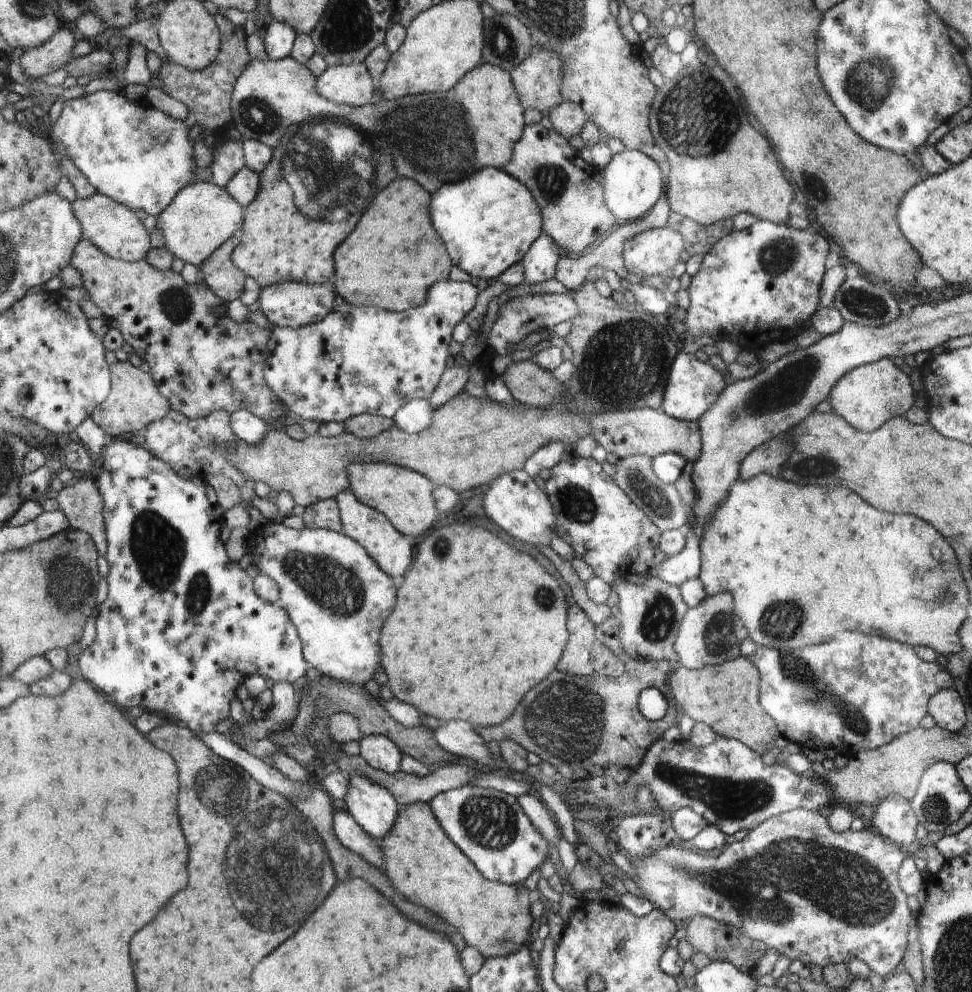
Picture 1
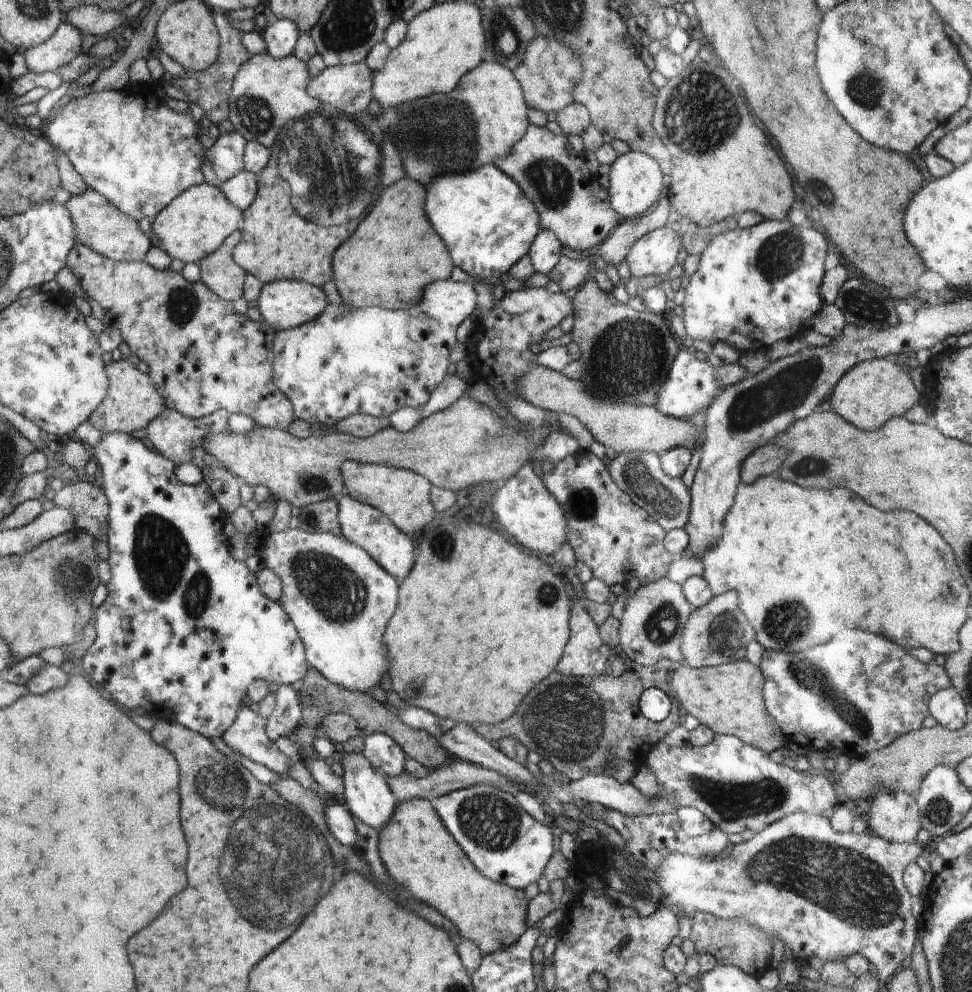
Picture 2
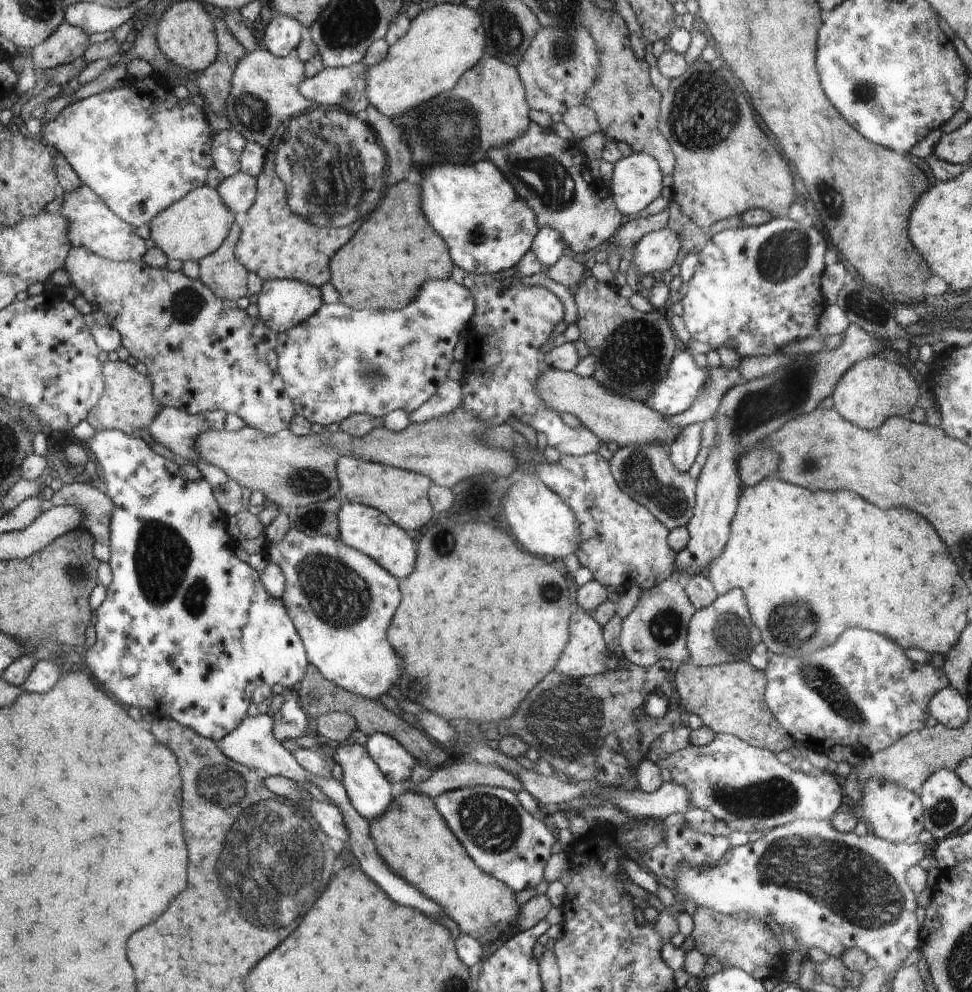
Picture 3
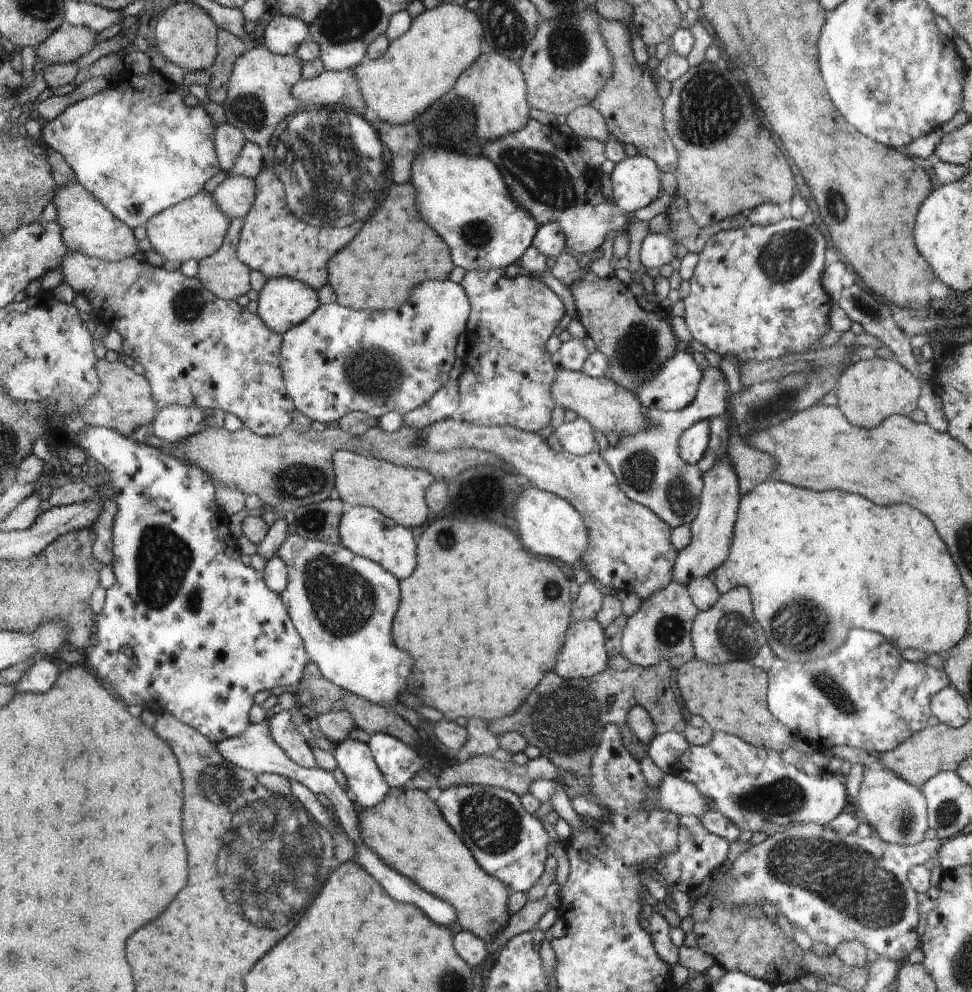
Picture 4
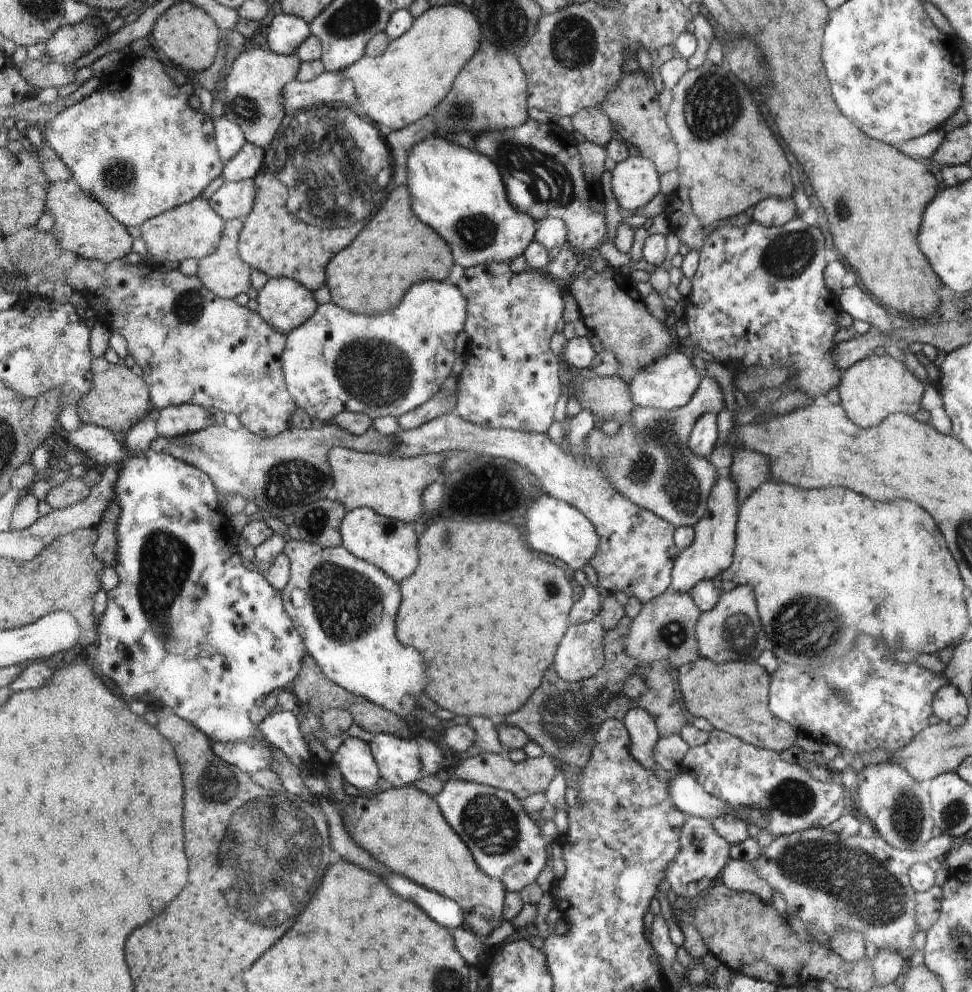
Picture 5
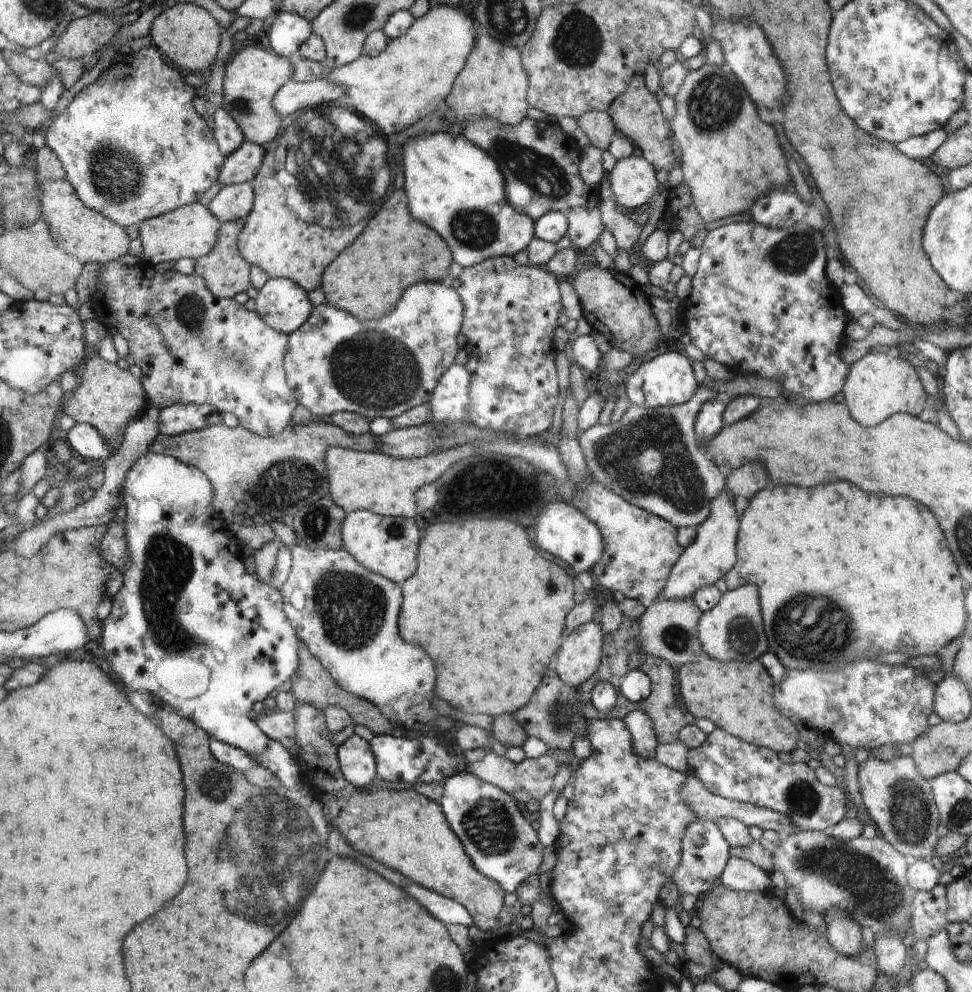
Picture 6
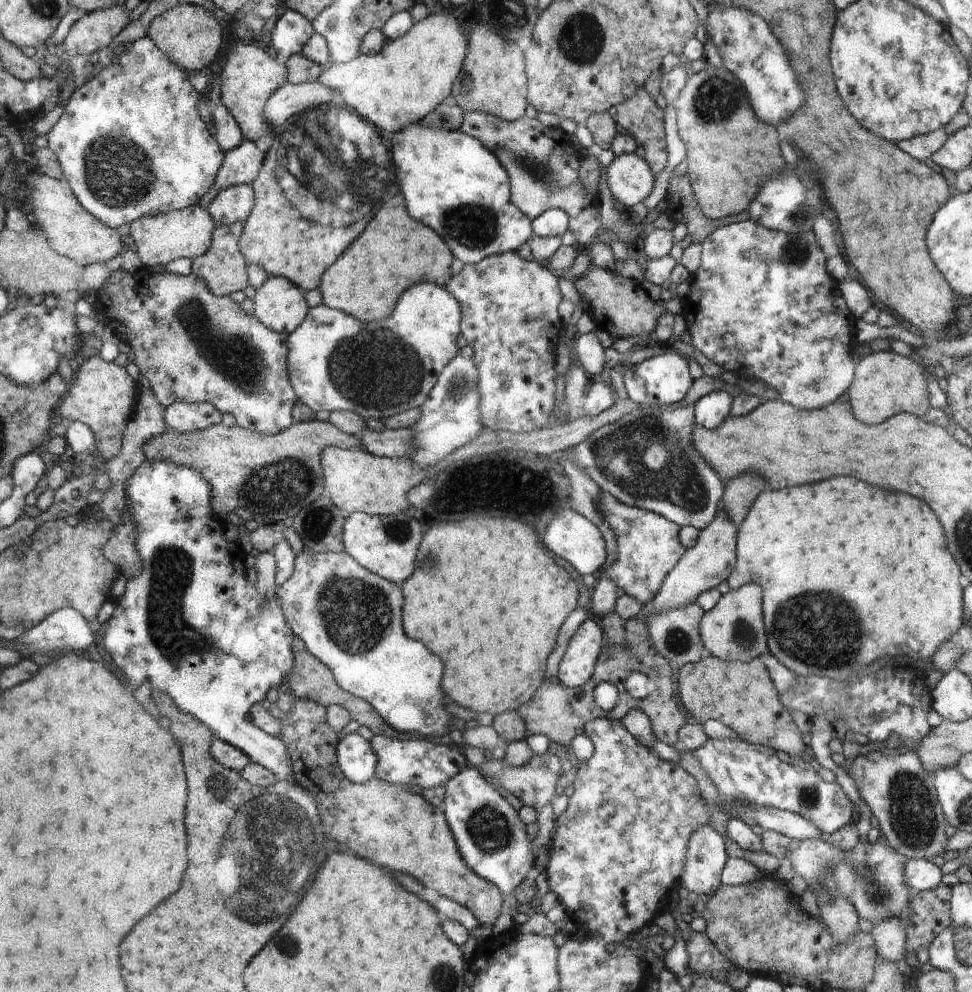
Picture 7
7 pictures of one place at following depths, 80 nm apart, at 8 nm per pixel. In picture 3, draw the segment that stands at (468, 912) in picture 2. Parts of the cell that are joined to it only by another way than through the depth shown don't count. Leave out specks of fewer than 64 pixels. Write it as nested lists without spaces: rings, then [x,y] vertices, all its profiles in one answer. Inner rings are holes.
[[[406,790],[396,796],[384,816],[369,822],[378,855],[392,872],[416,886],[424,896],[442,904],[458,928],[484,949],[500,938],[508,940],[522,910],[516,892],[474,864],[436,808],[436,802],[424,794]]]

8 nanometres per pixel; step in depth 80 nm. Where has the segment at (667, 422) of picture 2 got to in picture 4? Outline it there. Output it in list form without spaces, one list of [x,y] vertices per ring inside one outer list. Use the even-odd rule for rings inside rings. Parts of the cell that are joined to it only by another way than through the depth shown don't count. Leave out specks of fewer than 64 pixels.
[[[562,369],[558,371],[556,383],[553,384],[553,395],[557,400],[558,406],[574,410],[578,417],[586,418],[594,430],[599,430],[604,434],[607,434],[609,430],[615,430],[620,437],[624,435],[633,435],[647,425],[647,419],[645,418],[646,409],[640,404],[638,397],[633,392],[626,390],[608,377],[596,378],[586,376],[580,371]]]

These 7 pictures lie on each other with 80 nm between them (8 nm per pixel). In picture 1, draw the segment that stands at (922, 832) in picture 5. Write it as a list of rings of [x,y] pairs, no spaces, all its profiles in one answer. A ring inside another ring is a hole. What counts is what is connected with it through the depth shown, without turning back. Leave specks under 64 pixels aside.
[[[894,795],[884,798],[867,824],[890,843],[902,849],[915,850],[919,822],[908,800]]]

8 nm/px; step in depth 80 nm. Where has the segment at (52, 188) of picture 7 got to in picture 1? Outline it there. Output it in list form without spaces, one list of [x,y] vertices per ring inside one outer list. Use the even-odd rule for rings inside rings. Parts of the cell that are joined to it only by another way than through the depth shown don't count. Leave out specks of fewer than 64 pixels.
[[[98,192],[90,198],[76,199],[73,202],[74,216],[81,222],[82,238],[90,240],[104,254],[124,261],[140,261],[150,252],[150,236],[134,210]]]

